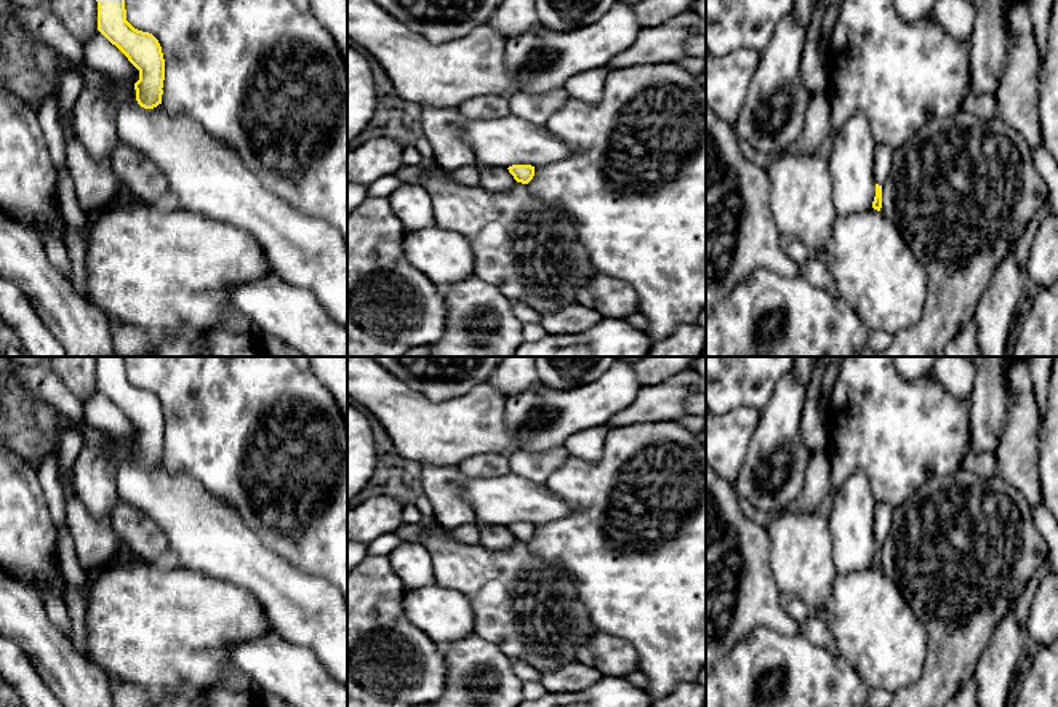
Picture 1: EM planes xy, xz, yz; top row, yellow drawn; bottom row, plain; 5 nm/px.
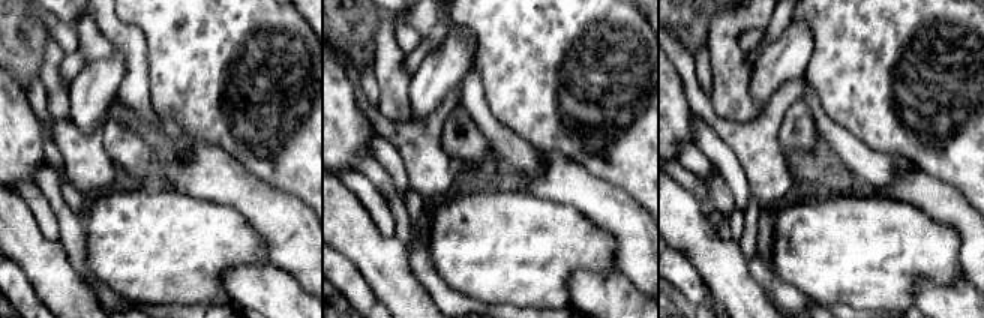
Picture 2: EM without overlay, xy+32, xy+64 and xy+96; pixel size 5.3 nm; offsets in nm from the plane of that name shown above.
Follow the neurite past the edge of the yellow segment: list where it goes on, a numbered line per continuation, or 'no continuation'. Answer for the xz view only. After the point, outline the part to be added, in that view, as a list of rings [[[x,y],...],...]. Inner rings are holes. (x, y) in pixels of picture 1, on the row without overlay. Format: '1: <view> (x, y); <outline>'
no continuation

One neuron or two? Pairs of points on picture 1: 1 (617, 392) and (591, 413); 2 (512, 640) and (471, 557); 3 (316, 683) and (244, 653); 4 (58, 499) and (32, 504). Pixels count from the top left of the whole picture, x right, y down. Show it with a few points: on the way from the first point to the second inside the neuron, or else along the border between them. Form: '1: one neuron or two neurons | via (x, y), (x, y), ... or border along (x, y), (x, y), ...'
1: one neuron | via (610, 394), (597, 407)
2: one neuron | via (512, 619), (512, 602), (488, 578)
3: one neuron | via (298, 677), (261, 659)
4: two neurons | border along (34, 469), (50, 519), (56, 527)

